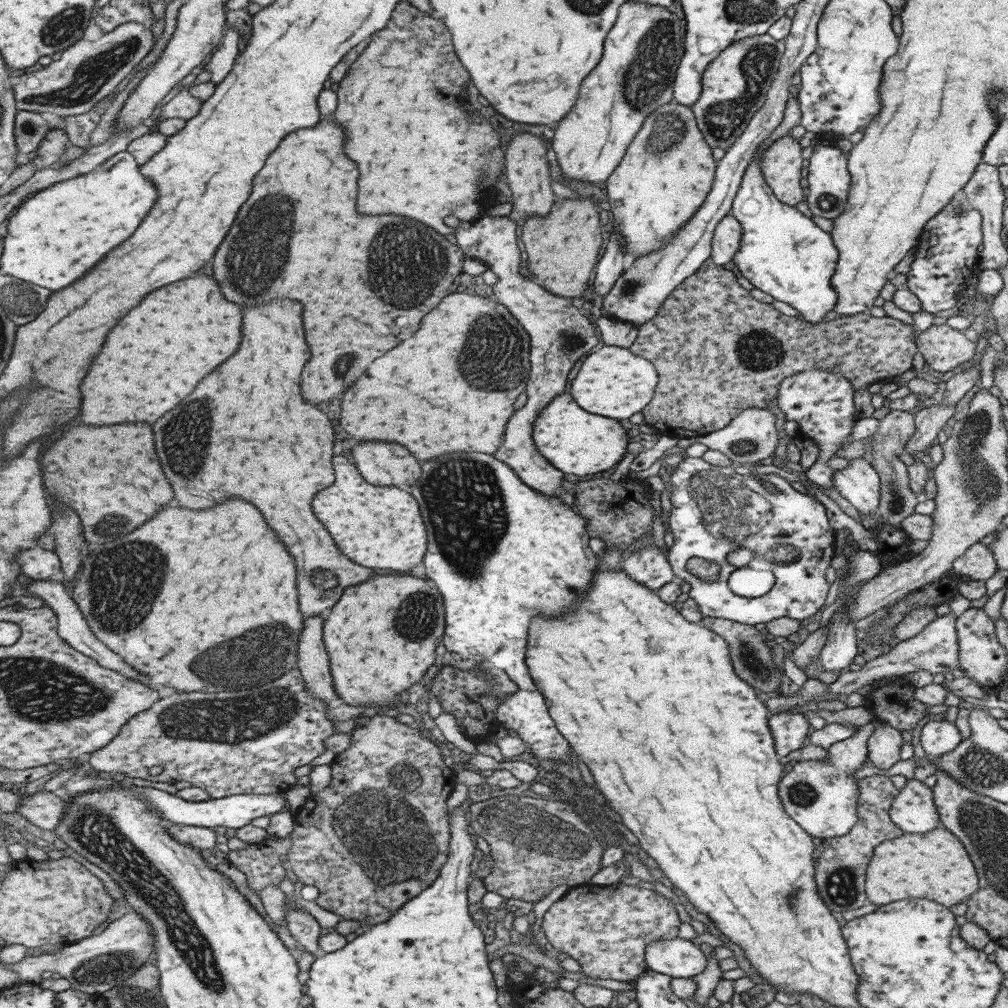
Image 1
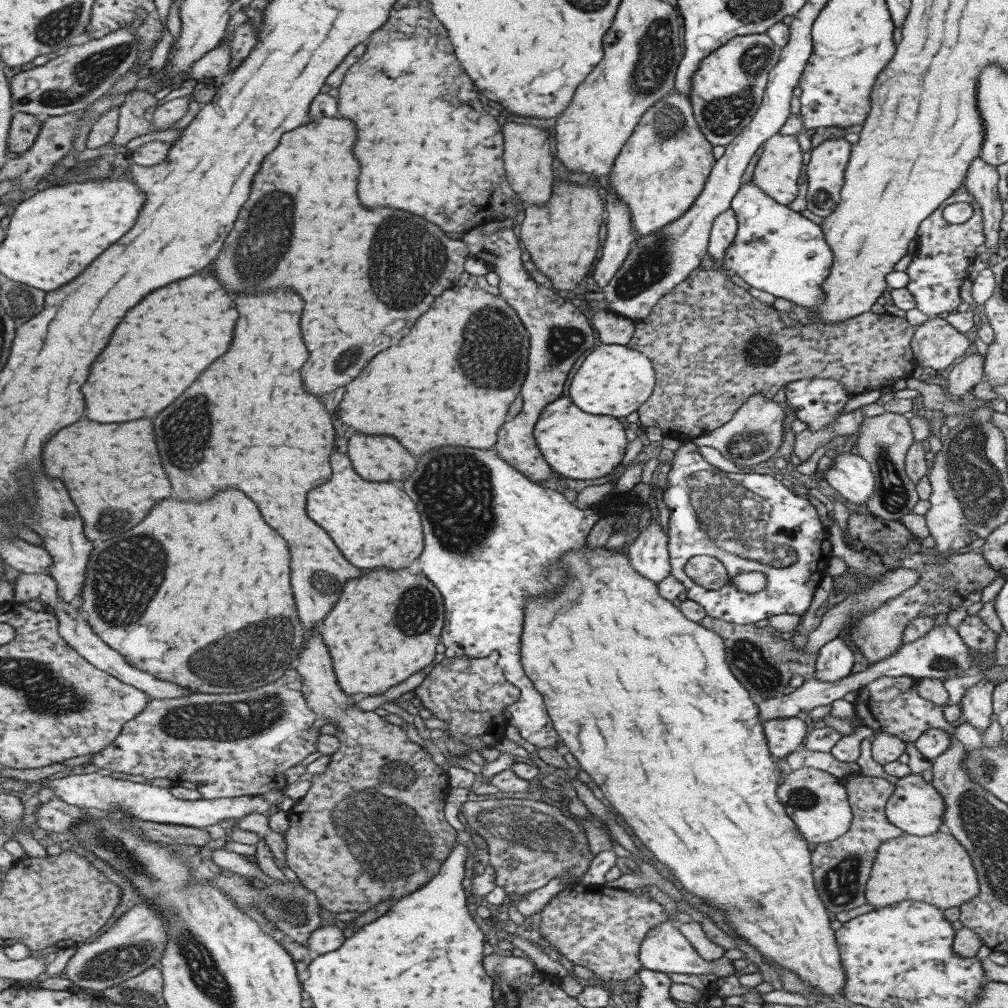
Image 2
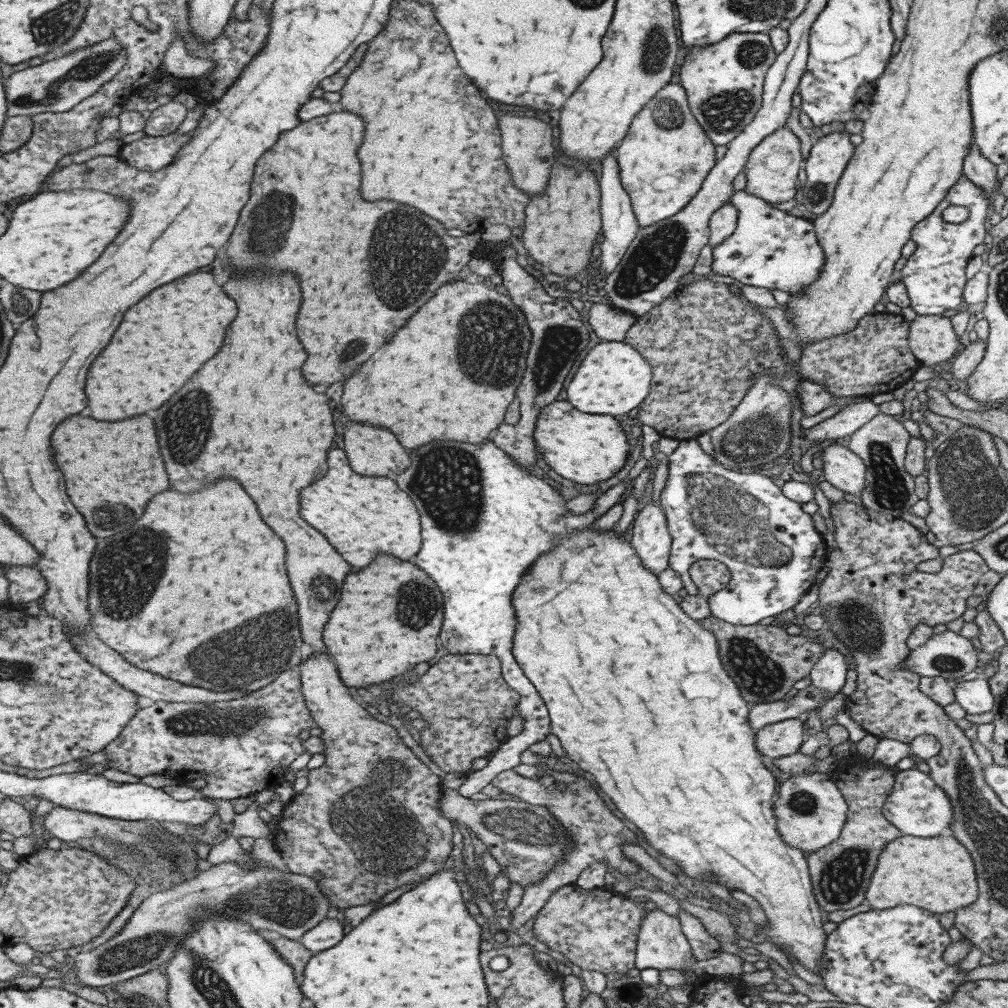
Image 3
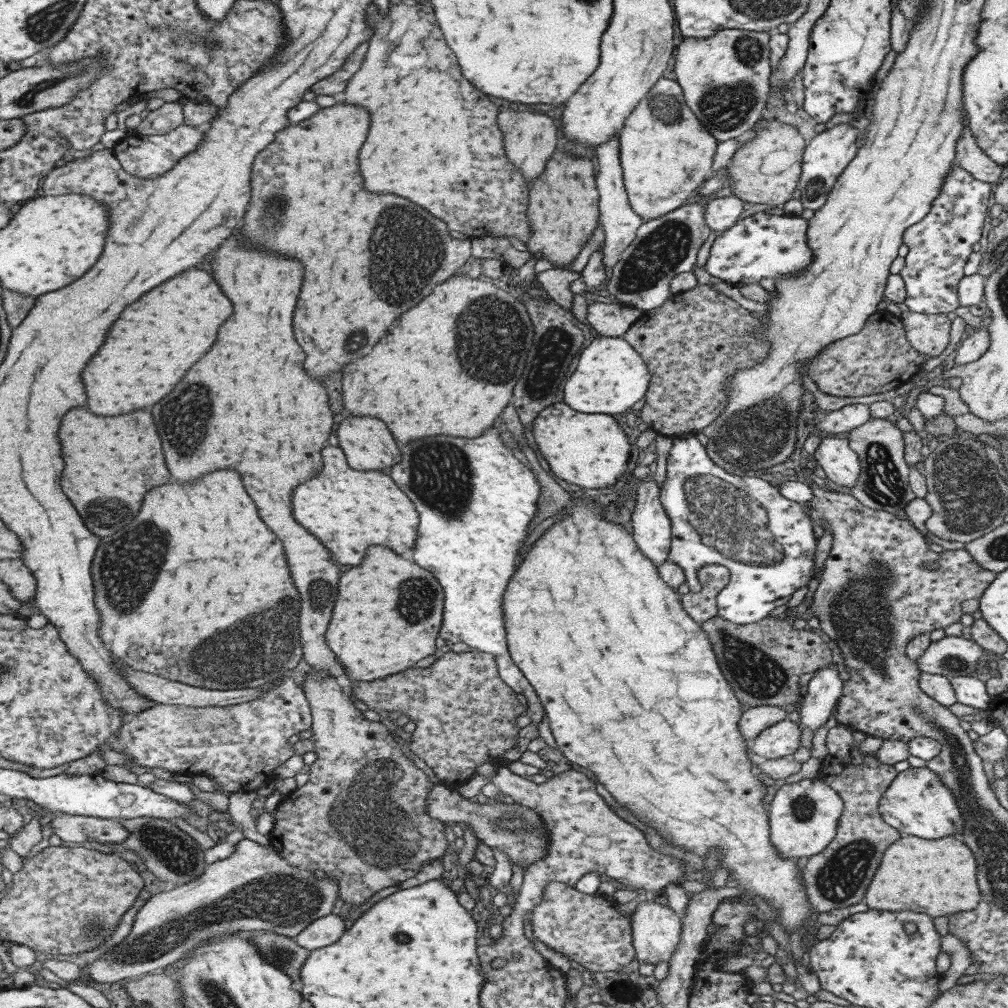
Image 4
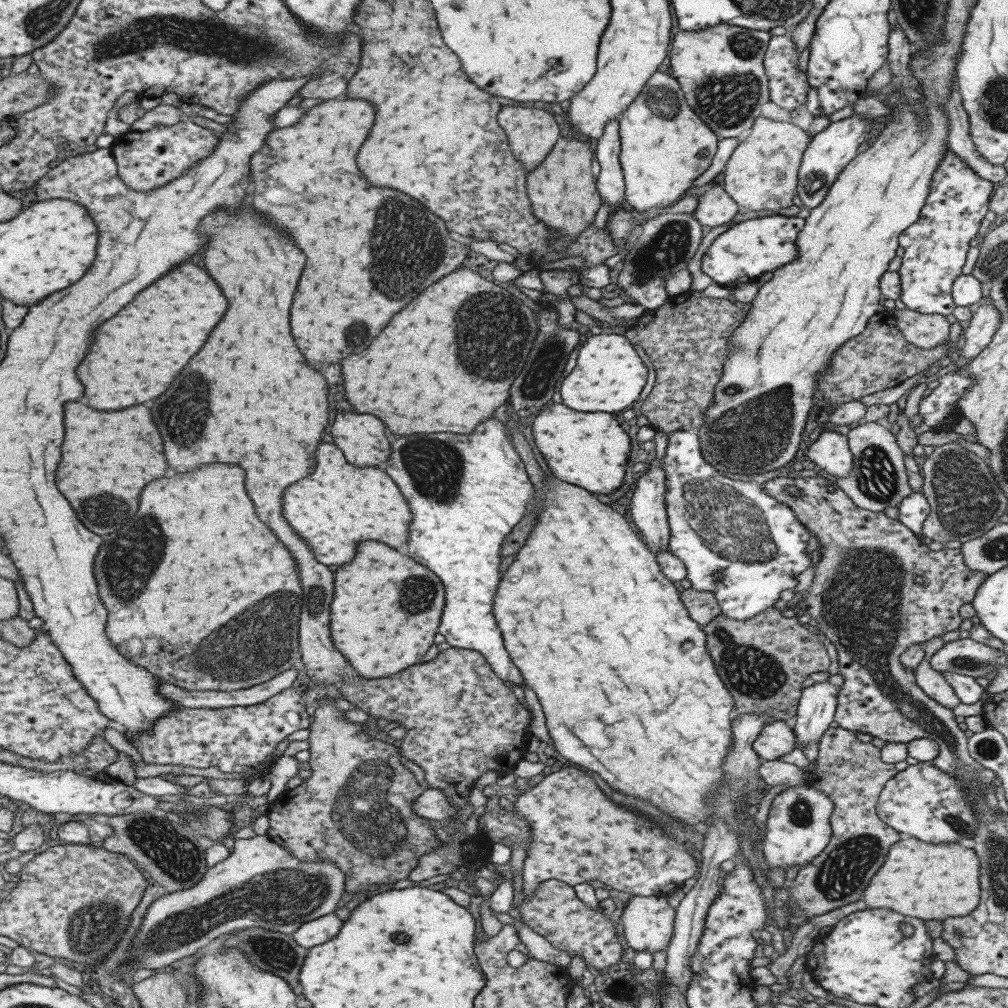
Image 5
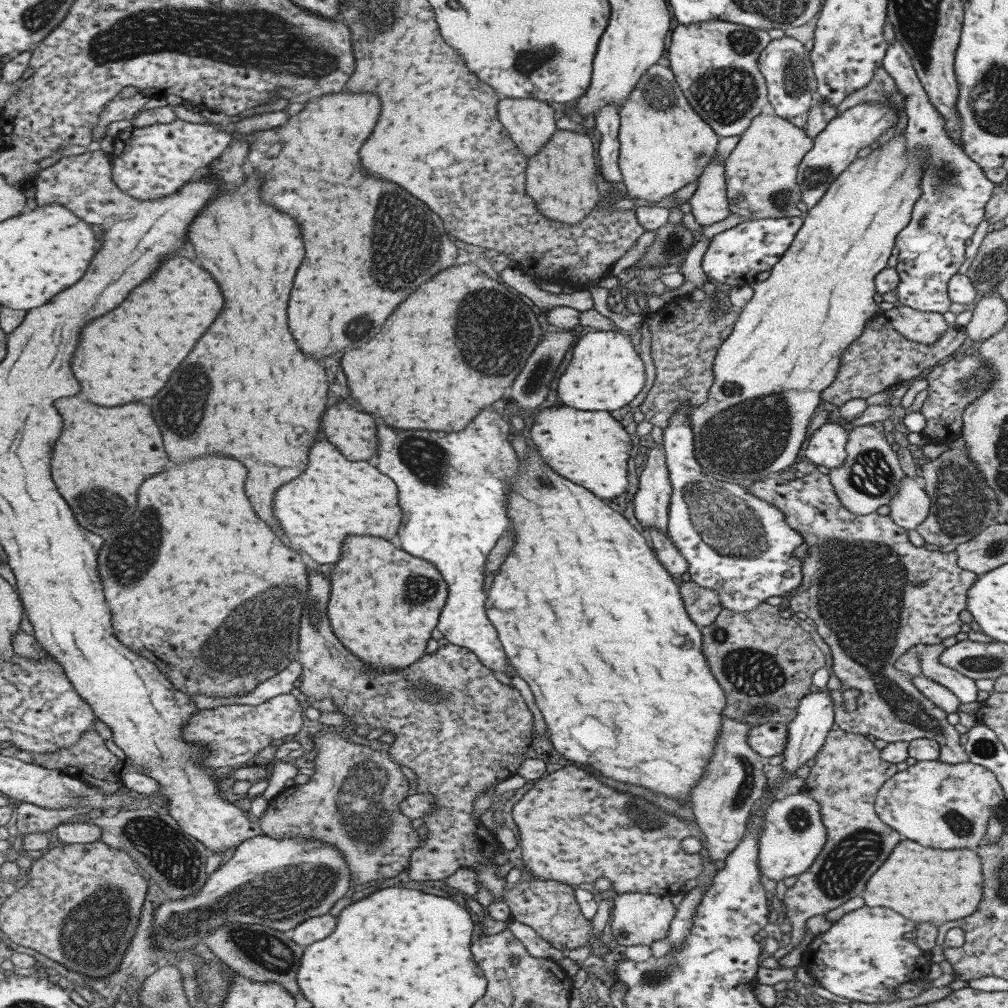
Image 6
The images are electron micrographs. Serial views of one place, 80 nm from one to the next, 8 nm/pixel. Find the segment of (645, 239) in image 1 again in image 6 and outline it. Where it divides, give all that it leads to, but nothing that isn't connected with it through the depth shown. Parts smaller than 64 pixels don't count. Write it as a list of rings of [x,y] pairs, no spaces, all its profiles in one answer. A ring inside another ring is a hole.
[[[651,66],[617,109],[617,162],[625,197],[661,202],[696,180],[716,152],[720,137],[689,106],[669,67]]]

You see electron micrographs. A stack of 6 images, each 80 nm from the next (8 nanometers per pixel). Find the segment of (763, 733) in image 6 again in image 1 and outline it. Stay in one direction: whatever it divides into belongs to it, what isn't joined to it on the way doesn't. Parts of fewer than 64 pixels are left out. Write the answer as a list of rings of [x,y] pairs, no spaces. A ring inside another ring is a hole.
[[[783,712],[767,717],[767,727],[778,757],[801,748],[807,741],[808,722],[801,713]]]

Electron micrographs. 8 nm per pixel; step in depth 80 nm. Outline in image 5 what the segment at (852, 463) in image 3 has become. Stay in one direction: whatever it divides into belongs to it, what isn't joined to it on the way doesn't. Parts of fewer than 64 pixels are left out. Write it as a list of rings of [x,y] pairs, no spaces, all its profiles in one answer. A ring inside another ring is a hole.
[[[827,428],[807,447],[805,458],[837,478],[846,477],[853,465],[846,436]]]

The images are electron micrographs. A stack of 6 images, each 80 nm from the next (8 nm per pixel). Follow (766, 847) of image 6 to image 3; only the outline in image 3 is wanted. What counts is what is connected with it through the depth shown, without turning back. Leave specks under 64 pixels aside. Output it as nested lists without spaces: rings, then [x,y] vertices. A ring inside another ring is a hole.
[[[826,775],[785,776],[773,800],[776,829],[780,839],[791,848],[815,853],[839,836],[846,819],[847,805],[835,784]]]

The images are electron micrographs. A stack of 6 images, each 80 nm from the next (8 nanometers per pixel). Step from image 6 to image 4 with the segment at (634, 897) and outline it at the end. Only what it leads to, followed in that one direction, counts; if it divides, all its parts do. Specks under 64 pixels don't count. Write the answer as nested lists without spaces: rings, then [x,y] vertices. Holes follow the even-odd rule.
[[[652,900],[642,901],[635,904],[635,910],[630,914],[630,927],[631,944],[639,965],[641,963],[649,963],[654,966],[659,961],[668,964],[672,957],[671,953],[674,953],[680,937],[681,923],[676,912],[673,912],[668,906]]]

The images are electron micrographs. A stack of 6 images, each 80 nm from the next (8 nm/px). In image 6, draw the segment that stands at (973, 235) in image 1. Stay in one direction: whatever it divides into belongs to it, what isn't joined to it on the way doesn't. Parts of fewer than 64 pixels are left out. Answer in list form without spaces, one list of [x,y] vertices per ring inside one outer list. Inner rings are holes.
[[[892,41],[881,64],[893,78],[897,91],[904,96],[902,111],[907,116],[904,128],[906,152],[914,148],[926,148],[922,177],[918,184],[919,198],[912,204],[909,222],[895,238],[895,248],[899,252],[894,268],[899,278],[895,292],[902,306],[942,315],[949,312],[951,304],[946,293],[947,282],[964,261],[965,242],[984,219],[984,206],[995,183],[985,178],[983,168],[975,164],[945,132],[943,117],[929,102],[908,54],[905,54],[900,43]]]

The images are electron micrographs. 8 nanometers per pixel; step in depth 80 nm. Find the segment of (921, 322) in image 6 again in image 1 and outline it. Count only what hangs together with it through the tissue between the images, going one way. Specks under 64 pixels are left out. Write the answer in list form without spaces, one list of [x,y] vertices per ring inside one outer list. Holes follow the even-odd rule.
[[[931,324],[919,331],[914,343],[925,364],[939,373],[951,373],[975,354],[973,338],[945,324]]]

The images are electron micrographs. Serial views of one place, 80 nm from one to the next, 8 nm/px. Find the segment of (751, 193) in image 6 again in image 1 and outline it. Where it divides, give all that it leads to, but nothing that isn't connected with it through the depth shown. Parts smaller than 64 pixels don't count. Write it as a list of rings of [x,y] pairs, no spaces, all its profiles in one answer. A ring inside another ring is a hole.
[[[785,134],[765,149],[760,160],[760,175],[775,198],[787,206],[795,206],[805,199],[801,188],[801,146],[797,140]]]

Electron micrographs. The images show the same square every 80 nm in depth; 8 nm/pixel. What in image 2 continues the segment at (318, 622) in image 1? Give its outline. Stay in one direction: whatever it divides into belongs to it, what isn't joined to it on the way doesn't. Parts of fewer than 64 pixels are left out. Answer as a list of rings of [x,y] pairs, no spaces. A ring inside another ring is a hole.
[[[313,630],[311,638],[308,635],[304,642],[303,654],[300,655],[299,674],[302,675],[302,691],[306,695],[309,705],[313,707],[319,717],[327,719],[329,724],[335,725],[339,729],[334,733],[334,736],[341,741],[341,749],[332,755],[330,764],[324,773],[310,777],[312,788],[309,790],[308,796],[305,796],[303,800],[297,802],[289,810],[289,830],[283,835],[286,842],[286,865],[305,886],[316,893],[325,911],[335,913],[356,911],[362,914],[382,900],[389,898],[390,902],[395,902],[401,900],[406,894],[413,893],[414,890],[421,888],[428,880],[434,877],[434,874],[439,870],[447,855],[449,855],[447,850],[449,846],[442,844],[441,838],[438,837],[439,834],[458,833],[458,831],[455,832],[455,829],[453,830],[443,817],[443,805],[449,791],[445,769],[439,769],[435,766],[429,754],[417,744],[407,740],[404,730],[397,728],[394,724],[385,722],[380,711],[361,711],[357,707],[352,696],[341,688],[337,674],[333,670],[333,660],[331,660],[329,648],[325,646],[325,642],[323,642],[323,638],[321,638],[321,634],[317,630]]]

